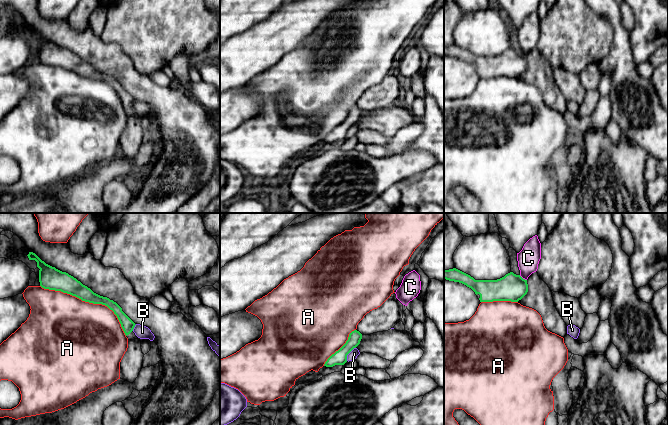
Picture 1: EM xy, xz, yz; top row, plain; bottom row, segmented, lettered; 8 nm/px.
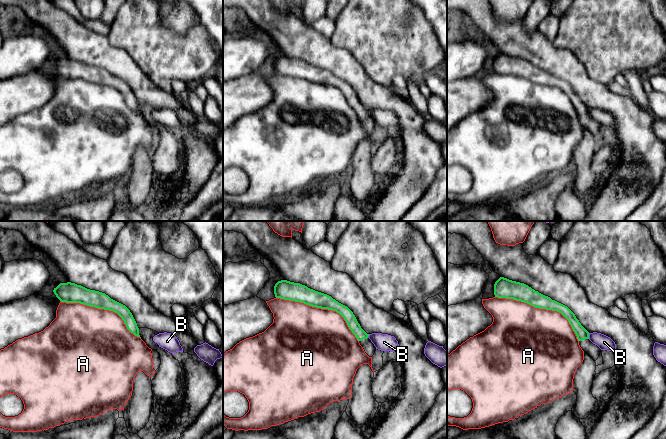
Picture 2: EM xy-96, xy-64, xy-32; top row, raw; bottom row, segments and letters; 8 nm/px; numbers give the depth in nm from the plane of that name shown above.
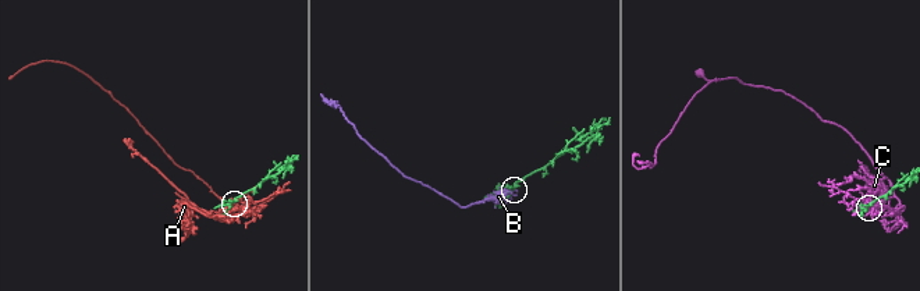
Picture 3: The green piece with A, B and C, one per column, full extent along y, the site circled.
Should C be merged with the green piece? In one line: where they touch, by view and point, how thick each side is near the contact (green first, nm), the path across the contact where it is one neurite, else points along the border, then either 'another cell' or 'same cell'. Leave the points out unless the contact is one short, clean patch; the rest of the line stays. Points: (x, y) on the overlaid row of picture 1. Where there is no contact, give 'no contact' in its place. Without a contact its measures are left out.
yz (522, 278) | 220/180 nm | another cell

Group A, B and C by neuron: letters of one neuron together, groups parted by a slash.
A / B / C

